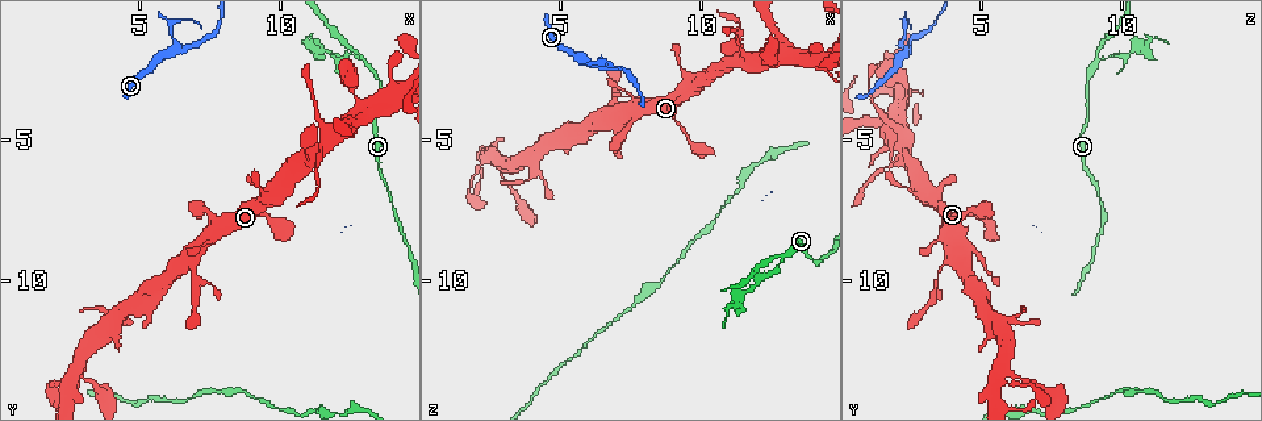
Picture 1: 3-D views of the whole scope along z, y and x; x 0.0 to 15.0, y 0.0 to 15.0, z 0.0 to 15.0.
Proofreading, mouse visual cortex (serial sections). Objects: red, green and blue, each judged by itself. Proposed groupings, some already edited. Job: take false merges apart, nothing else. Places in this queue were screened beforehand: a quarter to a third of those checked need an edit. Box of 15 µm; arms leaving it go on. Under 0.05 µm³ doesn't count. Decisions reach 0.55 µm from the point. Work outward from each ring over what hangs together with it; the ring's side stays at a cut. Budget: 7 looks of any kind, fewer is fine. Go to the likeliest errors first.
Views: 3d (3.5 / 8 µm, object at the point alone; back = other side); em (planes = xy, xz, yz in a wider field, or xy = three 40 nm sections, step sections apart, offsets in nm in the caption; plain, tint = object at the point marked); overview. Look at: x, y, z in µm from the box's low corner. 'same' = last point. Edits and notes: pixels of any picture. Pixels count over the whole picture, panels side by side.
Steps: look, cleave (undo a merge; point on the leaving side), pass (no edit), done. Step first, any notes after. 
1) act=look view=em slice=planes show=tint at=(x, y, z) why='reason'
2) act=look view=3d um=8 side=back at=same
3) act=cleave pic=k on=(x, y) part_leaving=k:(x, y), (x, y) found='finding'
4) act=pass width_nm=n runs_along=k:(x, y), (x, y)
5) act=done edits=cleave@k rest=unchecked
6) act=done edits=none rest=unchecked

act=look view=em slice=xy step=1 show=tint at=(13.0, 2.2, 9.0) why='arms run side by side'

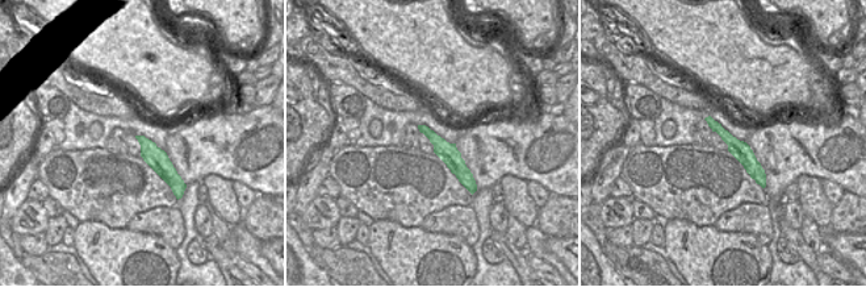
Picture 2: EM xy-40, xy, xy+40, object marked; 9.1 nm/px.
act=look view=3d um=3.5 at=same why='wider look'

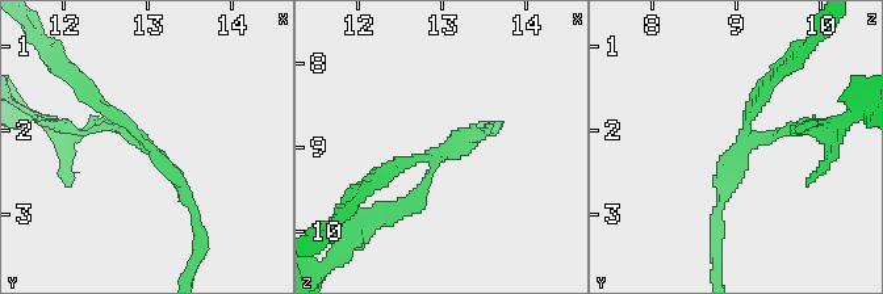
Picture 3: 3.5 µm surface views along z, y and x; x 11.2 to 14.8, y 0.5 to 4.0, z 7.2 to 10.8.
act=cleave pic=3 on=(410, 206) part_leaving=3:(435, 162), (411, 209), (355, 242) found='two cells meet here'

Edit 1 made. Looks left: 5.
act=look view=overview

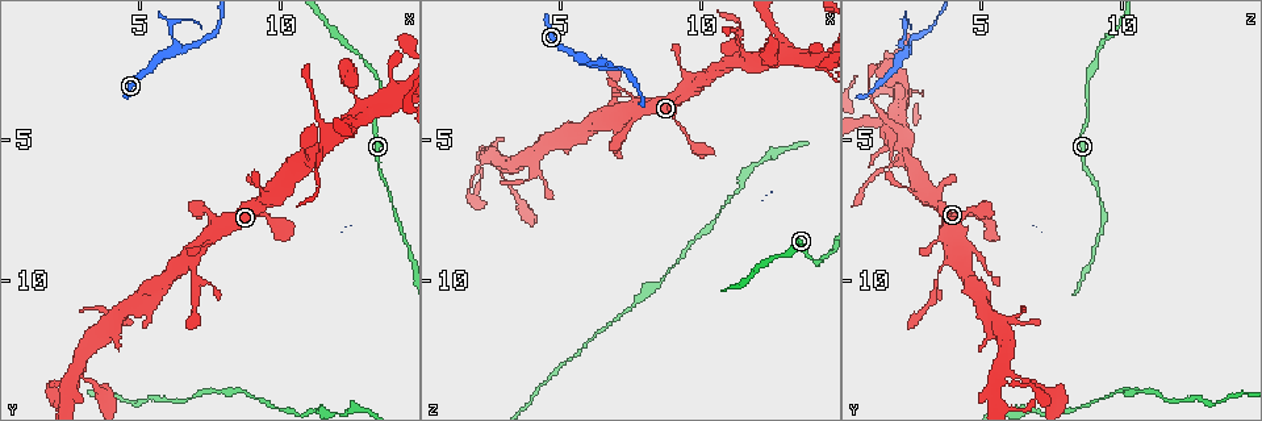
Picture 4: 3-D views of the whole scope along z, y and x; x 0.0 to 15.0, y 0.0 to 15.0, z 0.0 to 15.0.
act=look view=em slice=xy step=1 show=tint at=(6.4, 1.8, 2.3) why='thick turns thin'

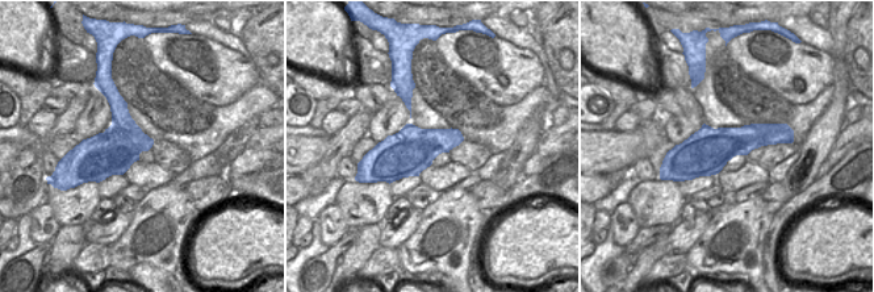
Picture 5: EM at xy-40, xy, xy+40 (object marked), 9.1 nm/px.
act=look view=3d um=3.5 at=same

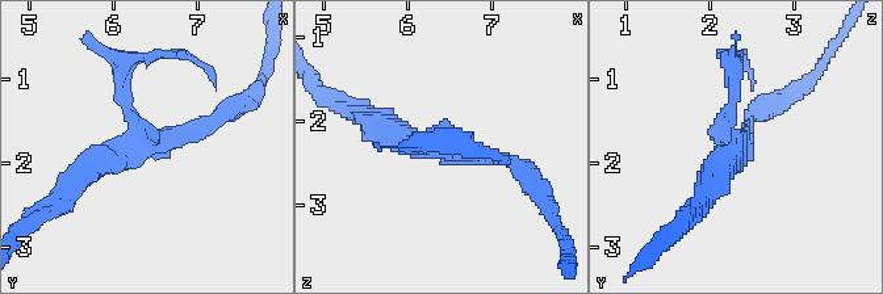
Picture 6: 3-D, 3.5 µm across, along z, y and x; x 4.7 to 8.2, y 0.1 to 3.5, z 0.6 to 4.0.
act=cleave pic=6 on=(732, 85) part_leaving=6:(728, 134), (736, 95), (728, 54) found='two cells meet here'

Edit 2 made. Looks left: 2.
act=done edits=cleave@3,cleave@6 rest=unchecked

